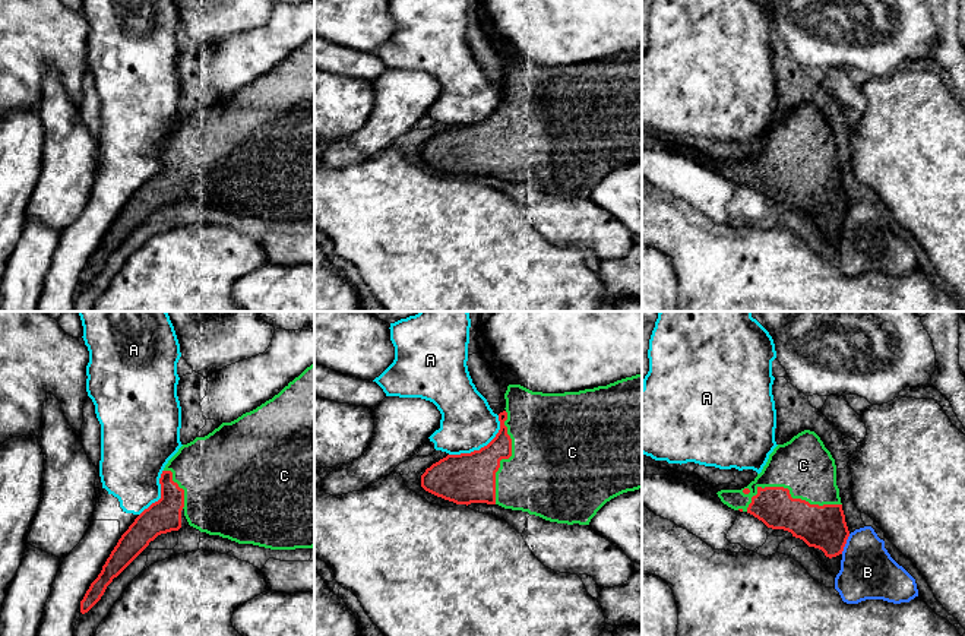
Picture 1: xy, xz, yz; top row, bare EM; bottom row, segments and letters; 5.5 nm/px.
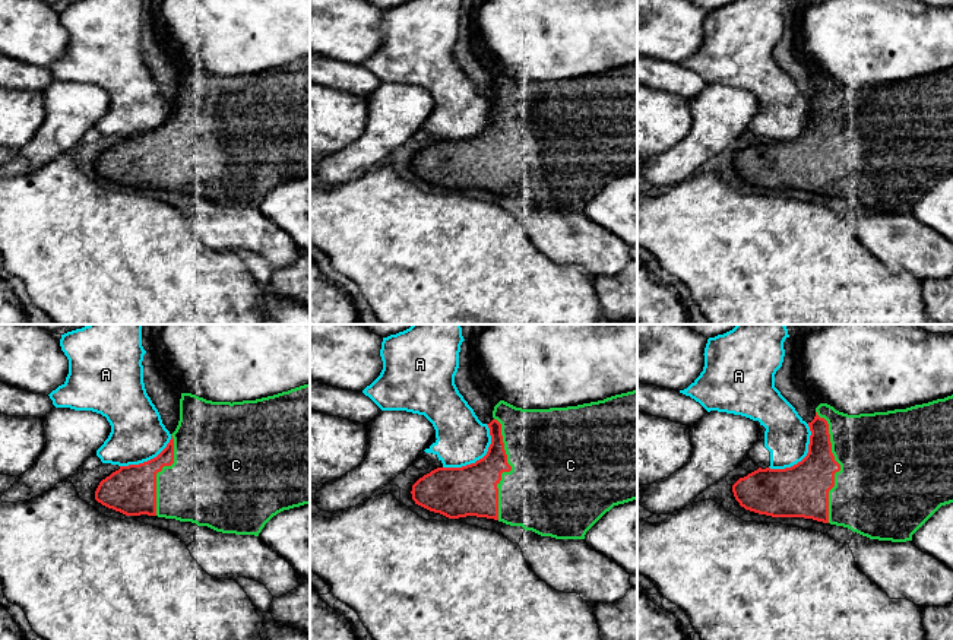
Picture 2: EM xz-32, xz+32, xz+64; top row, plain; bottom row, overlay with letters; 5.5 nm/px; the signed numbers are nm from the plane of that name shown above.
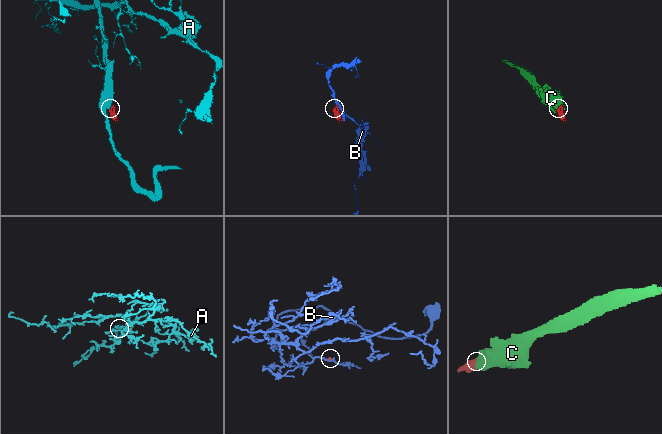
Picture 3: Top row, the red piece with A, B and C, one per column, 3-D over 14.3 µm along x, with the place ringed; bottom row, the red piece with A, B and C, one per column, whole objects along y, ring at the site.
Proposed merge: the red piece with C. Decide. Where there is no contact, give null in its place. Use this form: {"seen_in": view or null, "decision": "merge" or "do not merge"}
{"seen_in": "yz", "decision": "merge"}

